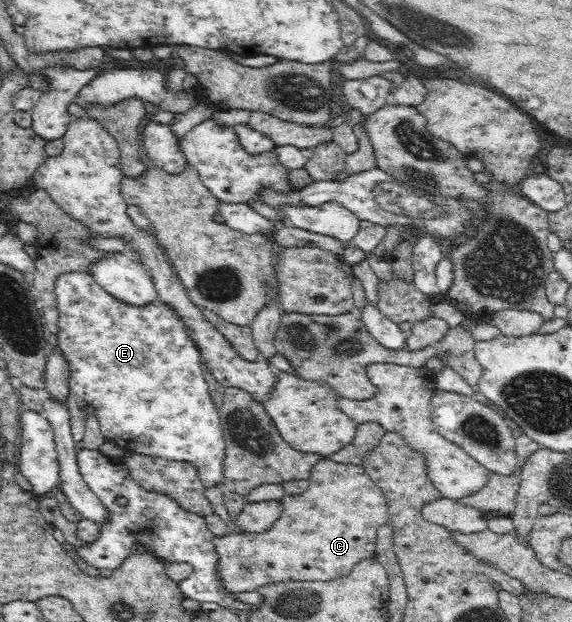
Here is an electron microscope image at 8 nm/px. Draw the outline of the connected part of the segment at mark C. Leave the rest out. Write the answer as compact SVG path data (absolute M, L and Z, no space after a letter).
M321 458L314 466L310 475L309 487L300 494L289 495L285 494L280 502L282 503L282 515L281 518L273 525L272 529L266 530L261 534L240 532L233 535L227 535L224 537L216 537L214 542L215 552L218 553L217 557L217 575L221 577L221 581L226 589L234 594L247 593L257 591L263 586L271 586L277 583L287 582L329 582L339 578L348 577L356 568L357 563L363 562L364 560L375 559L375 544L377 531L383 525L388 525L388 517L386 511L386 499L383 495L381 488L377 487L371 476L365 472L363 466L337 463L331 460L331 458Z

